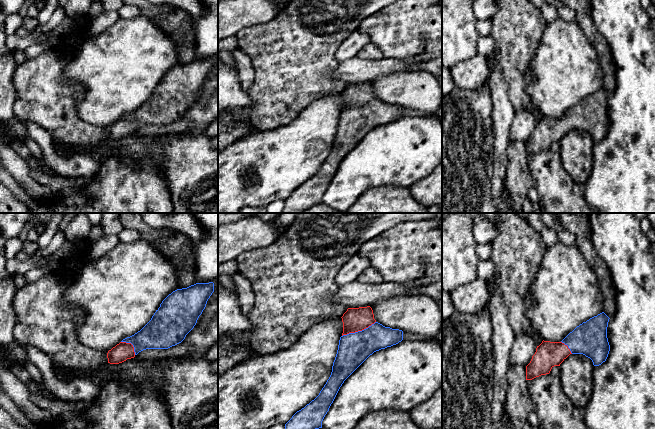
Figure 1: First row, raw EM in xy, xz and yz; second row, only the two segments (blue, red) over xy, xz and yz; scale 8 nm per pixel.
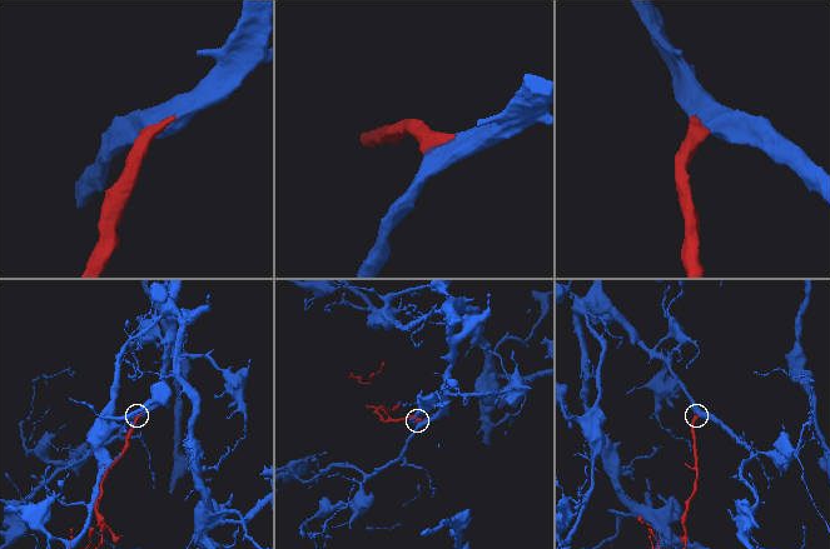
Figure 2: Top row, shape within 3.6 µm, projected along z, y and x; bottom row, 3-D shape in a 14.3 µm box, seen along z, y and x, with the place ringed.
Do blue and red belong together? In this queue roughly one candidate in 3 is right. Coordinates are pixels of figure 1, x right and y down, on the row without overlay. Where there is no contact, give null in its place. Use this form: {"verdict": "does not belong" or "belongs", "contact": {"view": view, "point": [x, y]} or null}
{"verdict": "belongs", "contact": {"view": "xz", "point": [358, 107]}}

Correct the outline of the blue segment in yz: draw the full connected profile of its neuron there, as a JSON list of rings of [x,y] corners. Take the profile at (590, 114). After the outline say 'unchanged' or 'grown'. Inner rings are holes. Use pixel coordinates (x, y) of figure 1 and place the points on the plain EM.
[[[602,88],[577,102],[561,118],[543,116],[542,119],[537,122],[535,130],[532,132],[530,139],[526,142],[526,156],[532,156],[541,151],[549,150],[554,142],[560,142],[570,130],[583,130],[592,136],[594,142],[601,141],[606,137],[610,127],[607,114],[609,95],[610,94]]]; grown

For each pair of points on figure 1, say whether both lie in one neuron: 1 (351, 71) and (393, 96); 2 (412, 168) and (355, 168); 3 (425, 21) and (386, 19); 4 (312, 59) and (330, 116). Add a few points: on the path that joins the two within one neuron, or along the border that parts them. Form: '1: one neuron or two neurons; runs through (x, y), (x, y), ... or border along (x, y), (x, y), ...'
1: two neurons; border along (392, 73), (379, 75), (370, 82)
2: one neuron; runs through (398, 166), (369, 166)
3: one neuron; runs through (415, 21), (396, 21)
4: two neurons; border along (340, 92), (324, 96), (310, 103), (304, 109)

